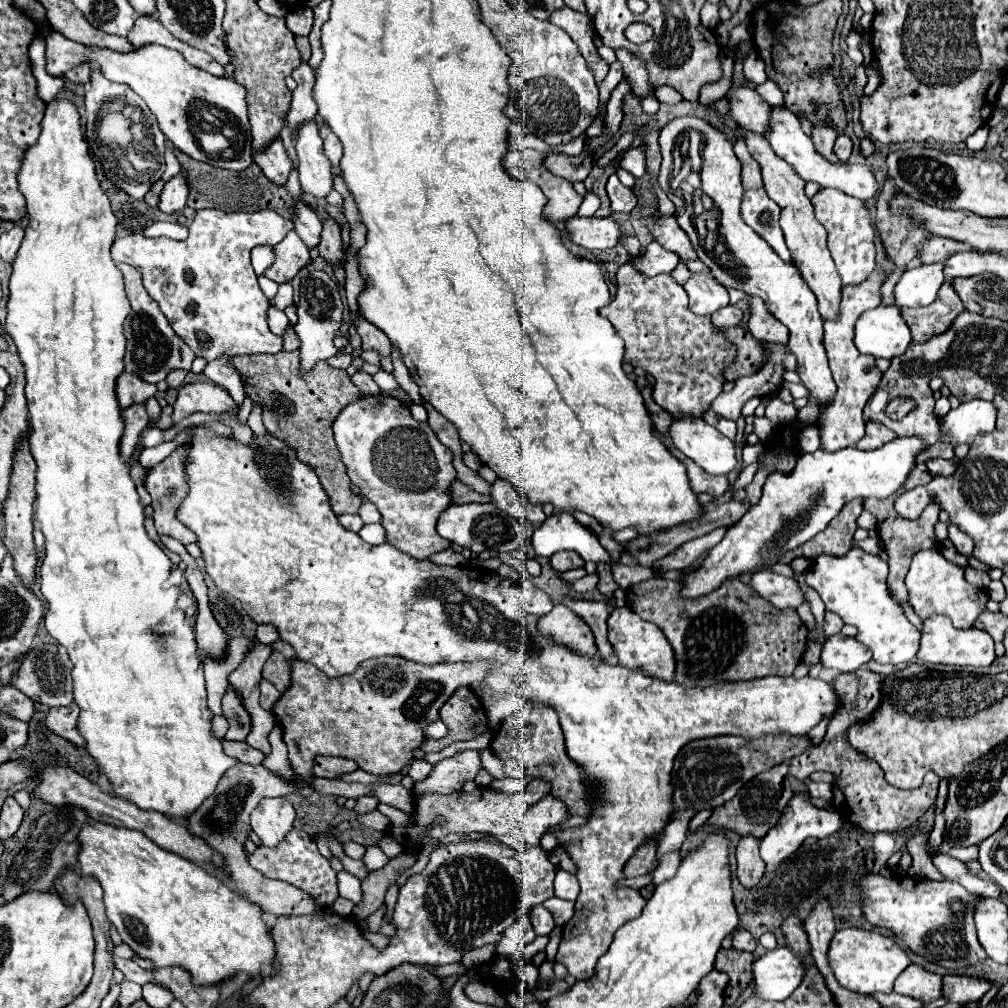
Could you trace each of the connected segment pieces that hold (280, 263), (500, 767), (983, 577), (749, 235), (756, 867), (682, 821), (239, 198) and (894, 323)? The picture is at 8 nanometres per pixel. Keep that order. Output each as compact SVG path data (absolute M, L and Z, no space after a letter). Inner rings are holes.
M290 232L280 244L276 244L274 254L276 254L276 262L272 268L266 270L264 276L268 276L278 284L290 282L312 260L306 244L302 244L296 232Z
M488 748L480 752L482 754L482 764L484 768L494 776L494 778L504 778L504 764L500 758L494 756L494 752L490 752Z
M970 566L964 568L964 576L966 576L966 580L968 580L970 584L974 584L974 586L978 586L978 588L988 588L988 584L990 584L990 578L988 578L986 572L974 570L974 568L970 568Z
M674 118L670 120L662 130L660 130L660 138L658 144L662 148L662 168L660 168L660 188L666 192L666 196L674 202L676 206L676 220L678 226L688 234L698 258L712 270L712 276L726 288L736 288L746 292L748 296L760 296L766 304L766 308L770 310L770 314L774 314L788 330L790 330L790 338L788 338L788 348L790 352L796 356L798 360L798 376L802 380L802 384L810 390L810 396L818 398L820 406L826 404L828 400L832 400L834 392L836 392L836 384L830 376L830 368L828 368L828 360L826 360L826 352L822 348L822 316L818 312L818 304L816 304L816 296L810 292L810 288L806 288L800 272L794 268L794 264L790 262L782 262L776 252L756 234L752 232L752 228L748 228L748 224L744 224L742 216L740 216L740 202L744 196L742 190L742 182L740 182L740 162L732 150L732 142L718 132L716 128L712 128L708 122L700 120L700 118ZM690 130L696 130L702 134L704 138L704 148L702 148L702 170L700 170L700 178L702 178L702 192L706 196L712 198L712 202L718 206L720 210L720 218L718 218L718 236L720 240L726 244L726 254L722 256L724 260L728 260L730 256L734 258L734 266L724 266L718 262L720 256L712 256L708 254L700 242L698 242L698 232L696 226L692 222L692 214L686 210L684 200L678 198L672 190L670 190L670 174L672 174L672 166L674 166L674 146L672 140L676 140L680 134L686 134Z
M742 836L736 846L736 860L738 860L738 880L742 886L752 888L764 874L766 866L758 852L760 840L754 836Z
M678 812L678 814L676 814L676 818L668 824L666 834L664 834L664 840L662 840L662 844L660 844L658 852L656 852L656 860L658 860L658 864L662 862L662 856L664 856L666 852L680 850L680 846L682 846L684 838L686 838L688 822L690 822L690 818L692 818L692 816L694 816L694 814L690 814L690 812Z
M176 150L178 160L182 162L182 168L188 168L188 184L190 184L190 200L188 206L198 208L220 208L220 210L234 210L234 212L258 212L258 210L274 210L284 218L292 218L292 206L294 198L288 194L284 186L276 186L270 182L264 172L252 164L250 168L242 172L232 172L224 168L214 168L206 162L198 162L190 156L182 156L182 152Z
M878 306L864 312L856 324L856 348L874 358L902 356L910 342L910 328L896 306Z

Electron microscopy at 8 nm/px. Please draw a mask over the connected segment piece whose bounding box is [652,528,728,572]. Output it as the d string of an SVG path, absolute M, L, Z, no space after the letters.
M716 528L714 532L696 538L696 540L688 540L686 544L682 544L678 550L674 550L672 554L668 554L664 560L658 560L652 568L666 572L666 570L682 570L692 566L704 552L708 552L710 548L714 548L724 536L726 536L728 528Z

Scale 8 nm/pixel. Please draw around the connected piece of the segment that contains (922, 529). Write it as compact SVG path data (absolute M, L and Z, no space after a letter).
M894 498L890 500L864 500L864 510L868 510L870 514L874 514L878 518L876 522L876 530L878 530L878 536L884 544L884 550L888 554L888 566L890 566L890 572L888 572L888 592L890 596L902 606L902 602L908 600L908 590L904 586L904 576L908 572L908 566L910 566L910 558L918 552L918 550L926 550L926 548L934 548L938 546L938 538L934 534L934 524L938 522L938 504L930 504L924 508L924 512L920 514L918 520L904 520L896 514L894 510Z

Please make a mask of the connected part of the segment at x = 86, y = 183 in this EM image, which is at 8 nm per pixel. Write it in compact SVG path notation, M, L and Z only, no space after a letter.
M52 100L46 104L46 114L42 120L42 134L38 142L26 150L22 168L18 172L18 186L26 198L28 210L28 226L22 246L12 262L10 276L10 298L8 298L8 316L4 324L4 332L14 340L20 352L20 360L26 368L26 400L30 410L30 452L36 460L36 520L42 526L46 536L46 562L40 566L42 576L42 594L48 602L46 610L46 630L50 636L66 646L70 660L74 662L72 678L74 678L74 702L80 706L78 716L78 732L86 740L84 748L94 758L98 770L110 780L114 796L124 798L136 804L142 810L156 810L160 814L172 818L190 818L200 804L210 798L222 778L222 774L238 764L238 760L224 754L224 744L212 732L212 710L208 708L206 688L204 688L204 668L202 660L196 652L194 630L186 614L178 608L178 586L170 582L170 558L162 552L162 548L146 536L144 530L144 506L136 492L136 486L130 478L130 468L120 458L120 440L124 434L124 418L122 408L116 398L116 380L124 372L124 354L126 354L126 336L124 322L130 316L130 300L124 290L124 276L110 258L110 248L116 238L116 216L110 210L110 200L106 192L100 188L100 182L94 172L94 160L90 156L88 142L80 132L80 116L74 104L68 100Z

